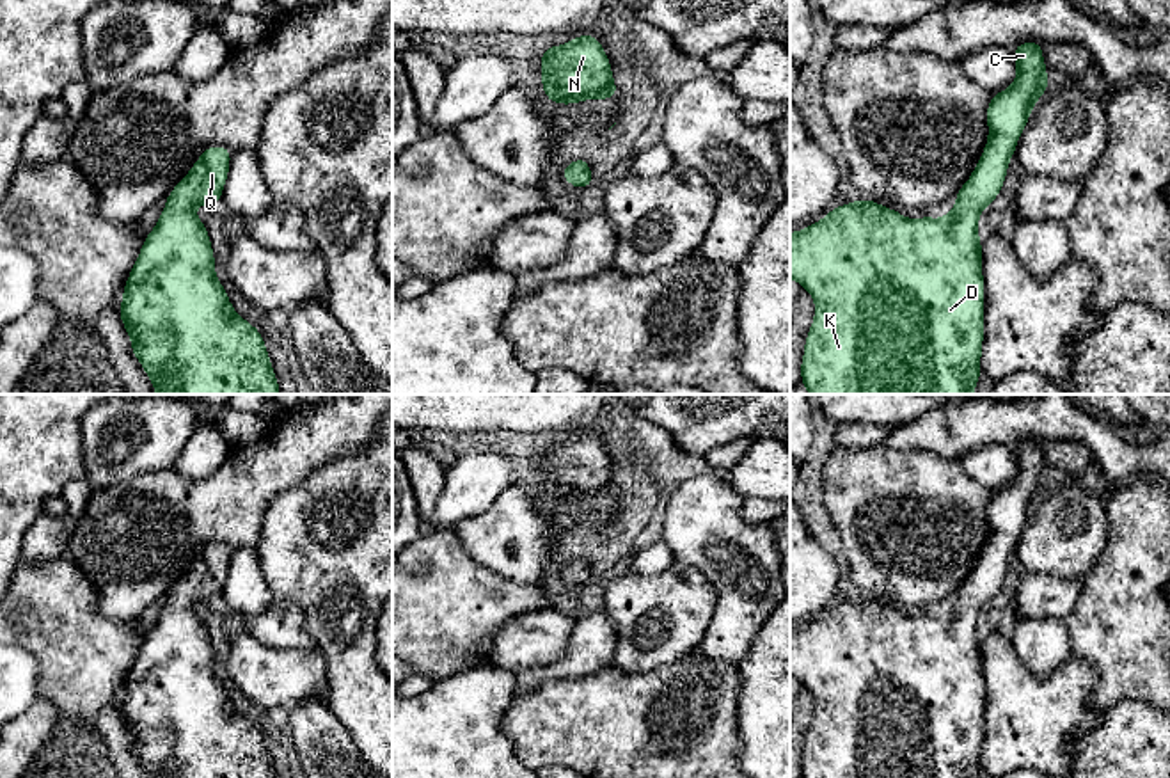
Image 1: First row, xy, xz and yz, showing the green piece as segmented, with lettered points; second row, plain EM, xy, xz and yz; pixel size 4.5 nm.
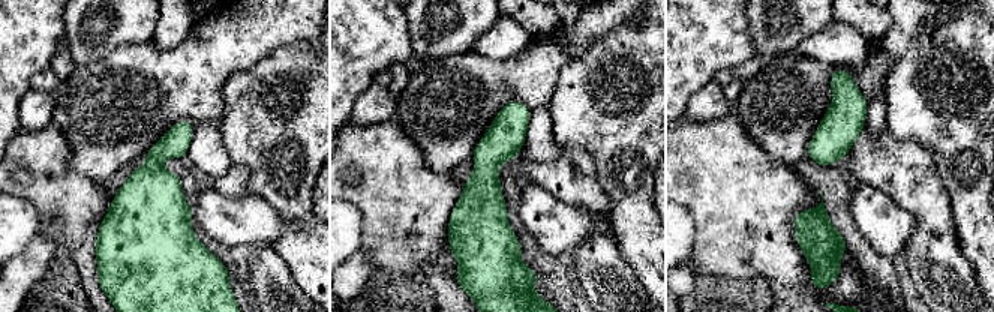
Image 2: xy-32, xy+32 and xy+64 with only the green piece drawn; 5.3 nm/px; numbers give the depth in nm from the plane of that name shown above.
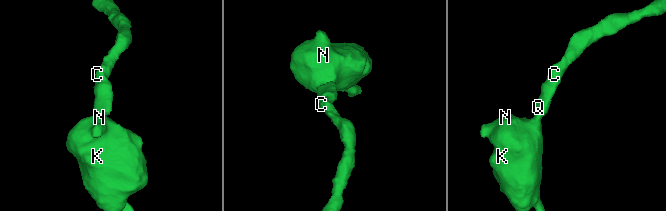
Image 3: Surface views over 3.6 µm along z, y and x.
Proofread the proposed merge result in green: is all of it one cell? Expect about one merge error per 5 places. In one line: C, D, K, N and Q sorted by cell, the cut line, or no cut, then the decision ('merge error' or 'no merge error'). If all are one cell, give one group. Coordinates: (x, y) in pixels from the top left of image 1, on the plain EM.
groups C D K N Q; cut none; no merge error

